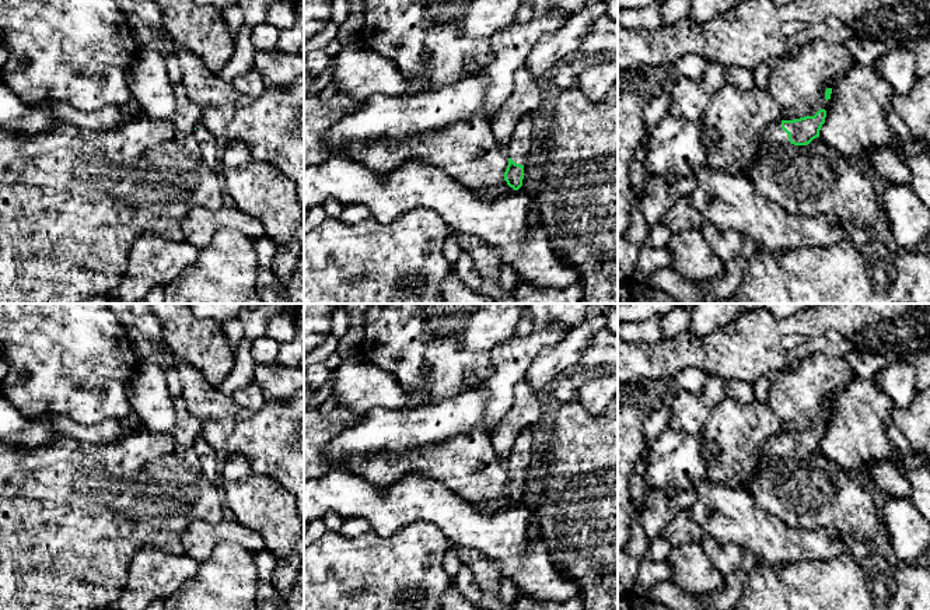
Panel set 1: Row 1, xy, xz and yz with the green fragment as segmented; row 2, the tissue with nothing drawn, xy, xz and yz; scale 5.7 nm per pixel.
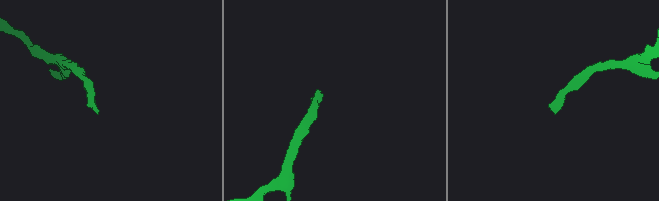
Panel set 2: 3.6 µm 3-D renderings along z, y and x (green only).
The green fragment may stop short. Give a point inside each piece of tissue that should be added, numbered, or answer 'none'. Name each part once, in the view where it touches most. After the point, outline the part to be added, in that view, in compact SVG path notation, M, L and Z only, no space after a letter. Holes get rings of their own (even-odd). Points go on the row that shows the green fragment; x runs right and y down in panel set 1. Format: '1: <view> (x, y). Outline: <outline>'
1: yz (772, 136). Outline: M782 122L766 126L761 132L759 146L755 157L749 162L744 164L740 175L749 179L751 169L761 157L770 152L776 147L786 147L790 144L789 134L782 129Z

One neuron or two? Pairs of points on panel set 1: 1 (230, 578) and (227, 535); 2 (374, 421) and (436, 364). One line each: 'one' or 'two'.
1: two
2: two

